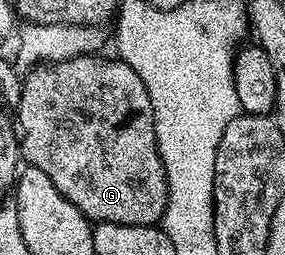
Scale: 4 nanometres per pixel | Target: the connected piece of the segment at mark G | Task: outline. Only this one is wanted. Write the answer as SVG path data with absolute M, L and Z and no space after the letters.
M83 54L74 56L71 60L55 60L39 64L25 73L26 81L22 84L22 93L18 96L18 128L20 133L20 156L29 167L48 174L48 179L76 210L84 213L87 220L100 224L123 224L124 226L151 226L159 223L164 207L166 181L162 175L162 161L158 158L158 147L154 134L154 111L152 102L148 98L148 90L144 90L144 82L140 82L140 74L132 70L132 66L125 64L121 58L105 60L102 54Z

